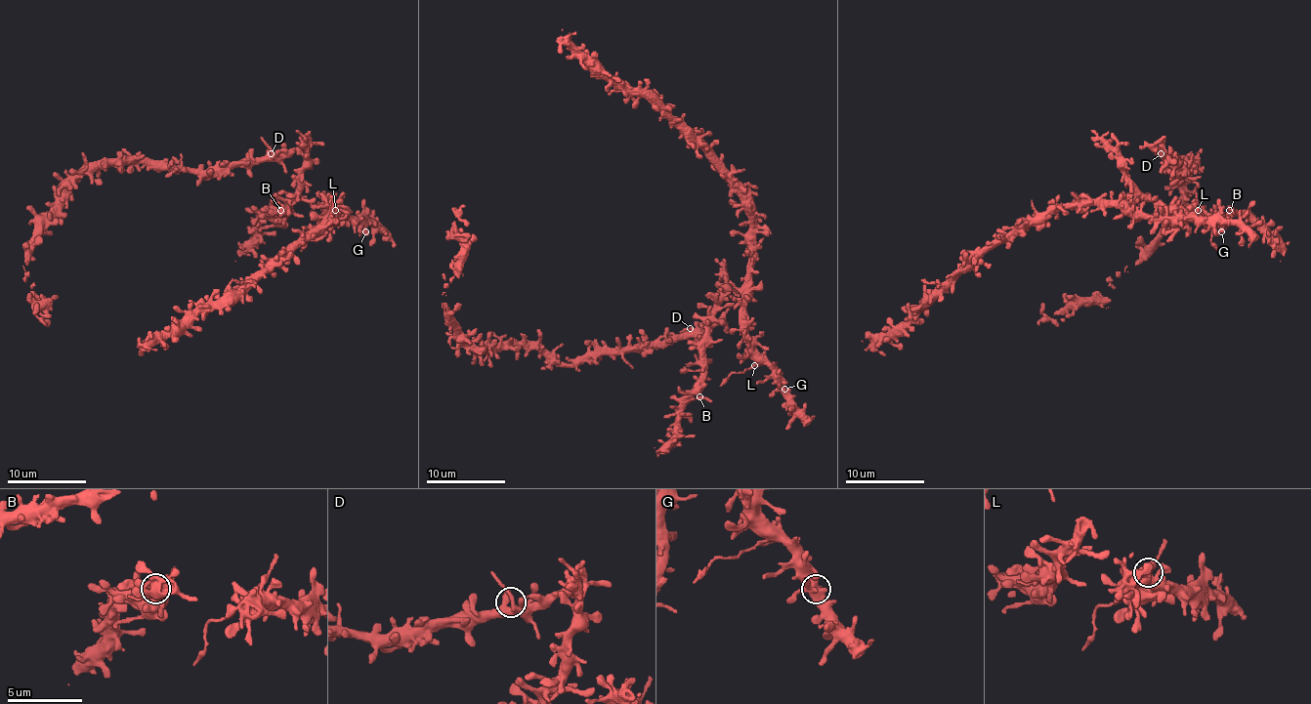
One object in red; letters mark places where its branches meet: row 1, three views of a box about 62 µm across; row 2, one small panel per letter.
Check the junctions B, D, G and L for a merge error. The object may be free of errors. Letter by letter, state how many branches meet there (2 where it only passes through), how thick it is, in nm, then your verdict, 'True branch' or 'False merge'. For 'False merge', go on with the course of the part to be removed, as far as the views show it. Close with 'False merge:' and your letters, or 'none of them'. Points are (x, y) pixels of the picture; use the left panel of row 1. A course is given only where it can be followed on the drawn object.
B: Branches: 2. Thickness 200 nm. True branch
D: Branches: 3. Thickness 280 nm. True branch
G: Branches: 2. Thickness 200 nm. True branch
L: Branches: 3. Thickness 170 nm. False merge. Course of the part to remove: (336, 210), (307, 231), (307, 246), (301, 252)
False merge: L

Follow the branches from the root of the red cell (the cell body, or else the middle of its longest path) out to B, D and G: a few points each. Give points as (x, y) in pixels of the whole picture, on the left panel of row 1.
B: (299, 147), (318, 144), (307, 151), (303, 185), (278, 216), (271, 212), (280, 210)
D: (299, 147), (284, 155), (271, 153)
G: (299, 147), (318, 144), (313, 144), (307, 151), (299, 196), (318, 202), (328, 216), (352, 218), (365, 231)

